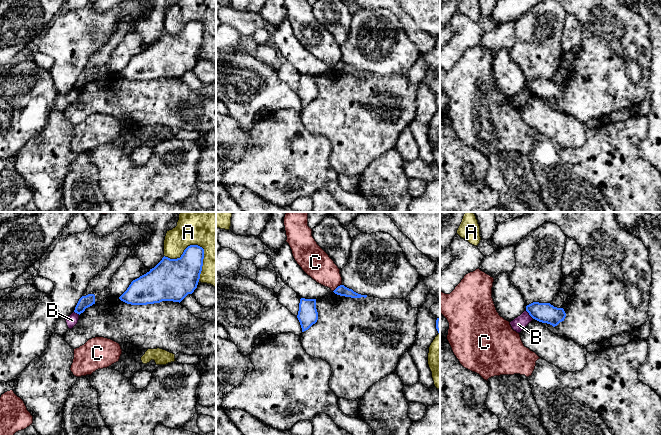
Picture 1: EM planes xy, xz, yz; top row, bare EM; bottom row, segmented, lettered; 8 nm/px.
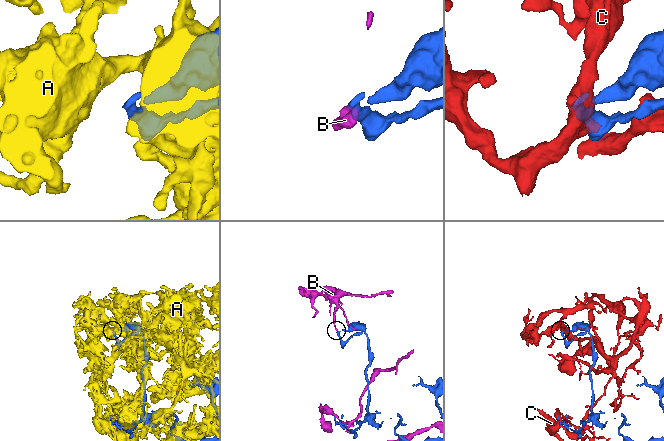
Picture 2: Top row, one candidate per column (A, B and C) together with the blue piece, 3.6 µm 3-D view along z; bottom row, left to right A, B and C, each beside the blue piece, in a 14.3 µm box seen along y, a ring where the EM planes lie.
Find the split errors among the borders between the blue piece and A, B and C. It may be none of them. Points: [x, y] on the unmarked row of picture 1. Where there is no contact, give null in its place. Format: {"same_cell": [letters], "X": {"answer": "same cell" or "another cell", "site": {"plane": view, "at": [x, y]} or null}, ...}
{"same_cell": [], "A": {"answer": "another cell", "site": {"plane": "xy", "at": [199, 22]}}, "B": {"answer": "another cell", "site": {"plane": "yz", "at": [529, 90]}}, "C": {"answer": "another cell", "site": {"plane": "xz", "at": [337, 63]}}}

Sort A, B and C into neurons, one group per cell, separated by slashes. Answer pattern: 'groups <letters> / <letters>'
groups A / B / C

